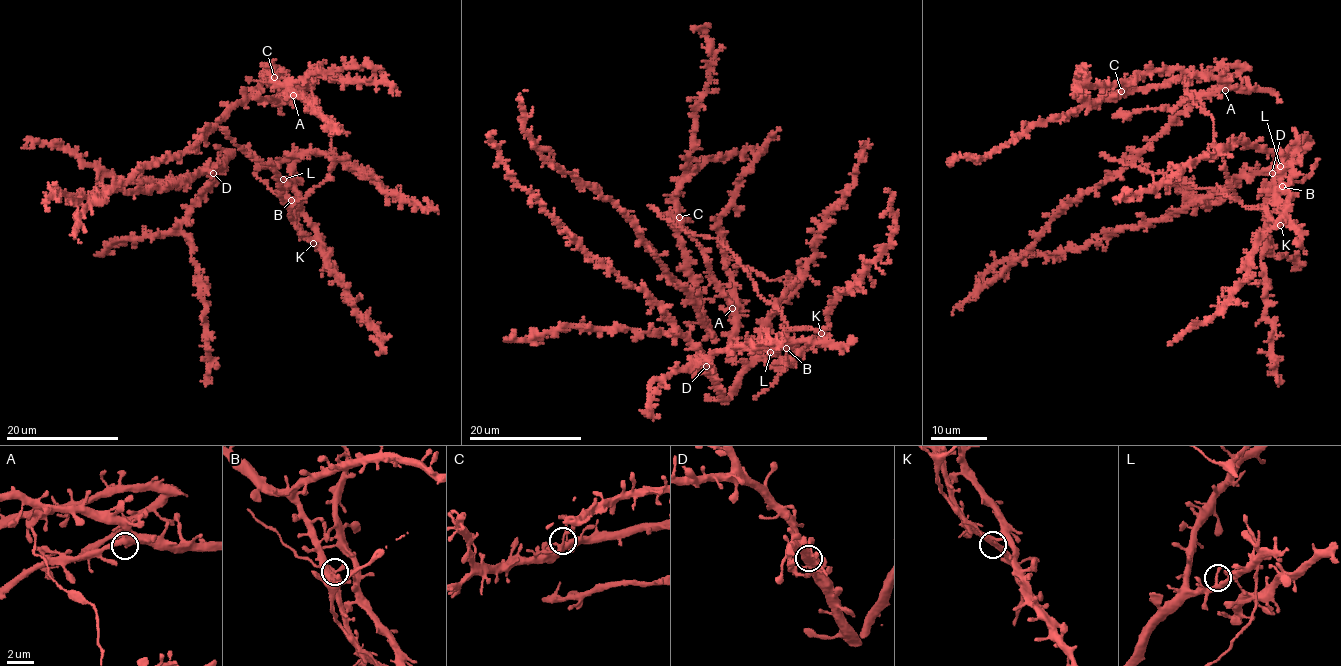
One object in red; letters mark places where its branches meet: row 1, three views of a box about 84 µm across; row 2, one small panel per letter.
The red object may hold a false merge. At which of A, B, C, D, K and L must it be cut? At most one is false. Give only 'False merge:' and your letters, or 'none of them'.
False merge: C

